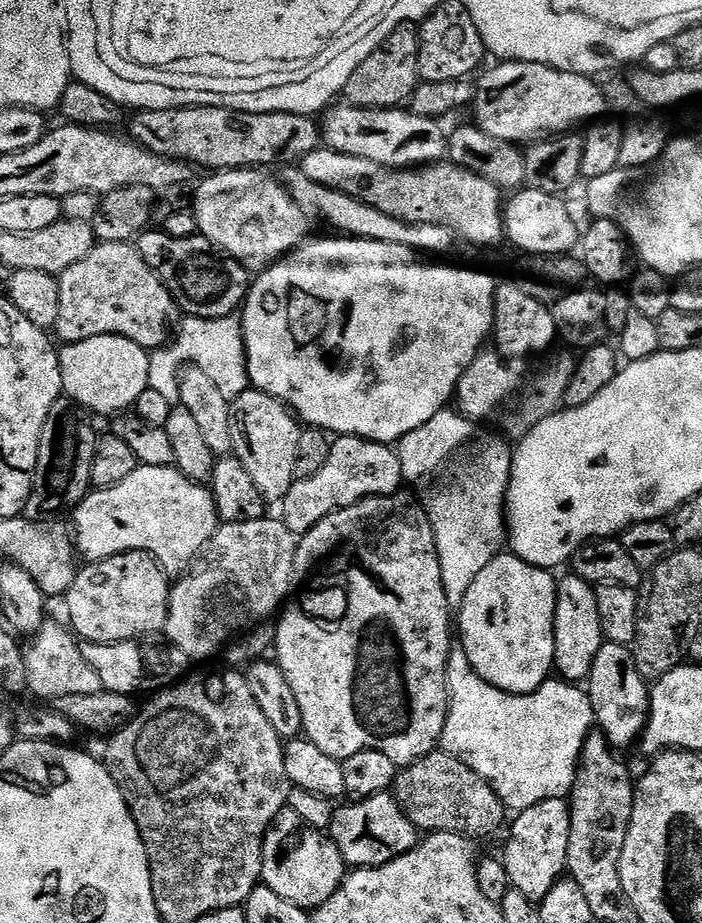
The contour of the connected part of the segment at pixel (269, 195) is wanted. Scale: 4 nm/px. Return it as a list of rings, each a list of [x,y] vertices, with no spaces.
[[[255,168],[216,170],[205,175],[208,177],[200,185],[197,183],[194,188],[194,211],[200,227],[199,235],[205,236],[210,243],[218,246],[221,252],[233,256],[243,268],[249,270],[263,270],[277,260],[284,259],[289,252],[309,239],[308,231],[313,224],[308,213],[302,211],[298,202],[294,202],[294,198],[283,183],[277,177],[275,180],[268,175],[272,174]]]

